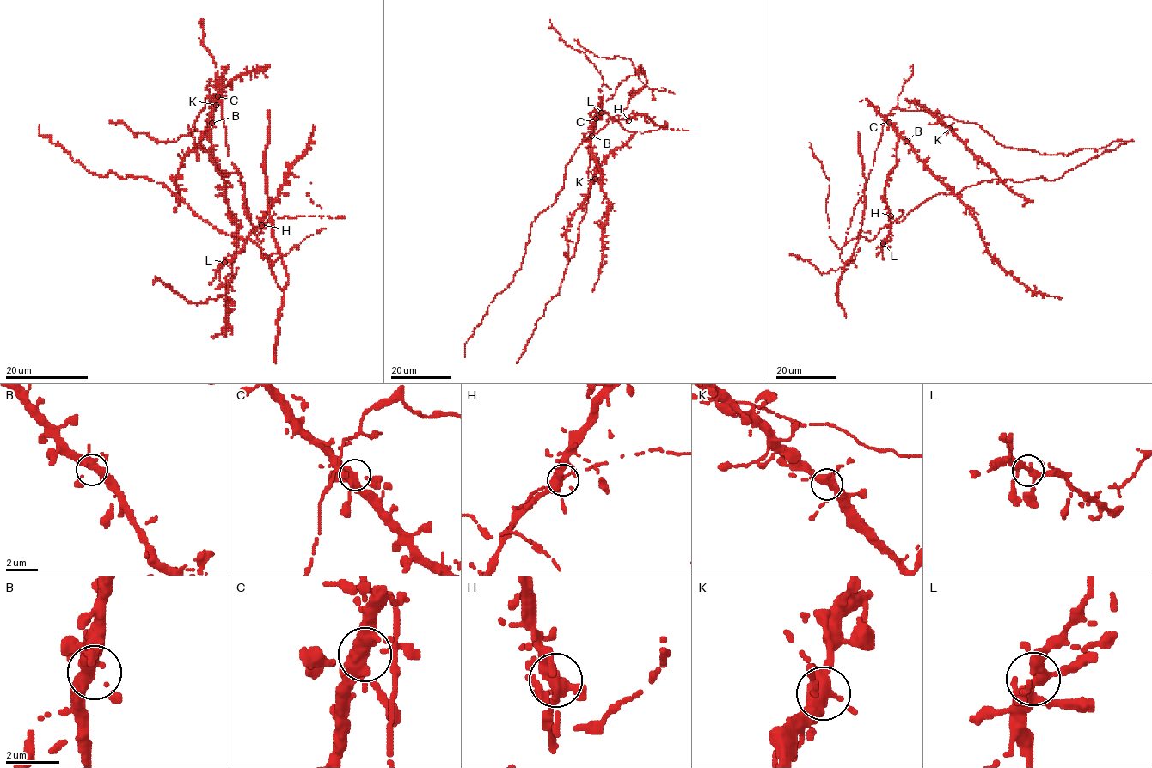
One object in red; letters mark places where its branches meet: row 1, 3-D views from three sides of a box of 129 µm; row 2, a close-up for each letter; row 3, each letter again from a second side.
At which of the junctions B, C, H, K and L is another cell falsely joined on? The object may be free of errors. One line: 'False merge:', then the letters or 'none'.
False merge: none

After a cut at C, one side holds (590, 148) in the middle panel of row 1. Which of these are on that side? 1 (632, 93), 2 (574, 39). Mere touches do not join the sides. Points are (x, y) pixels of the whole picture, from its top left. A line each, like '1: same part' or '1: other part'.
1: same part
2: same part

